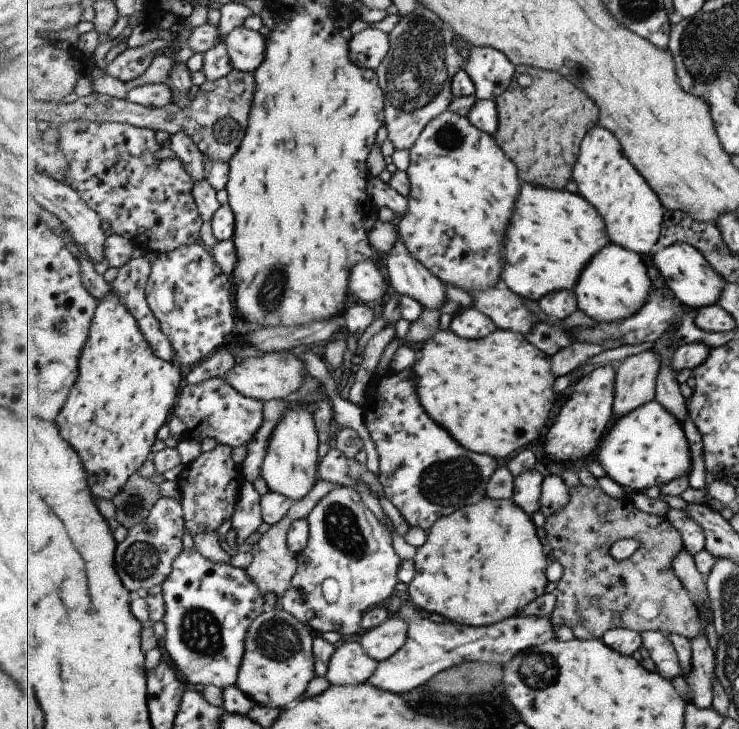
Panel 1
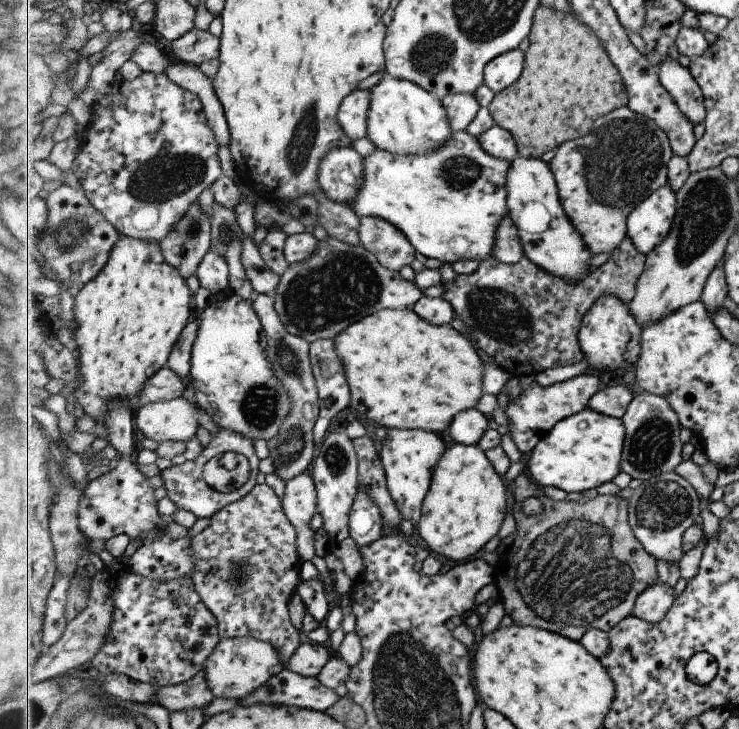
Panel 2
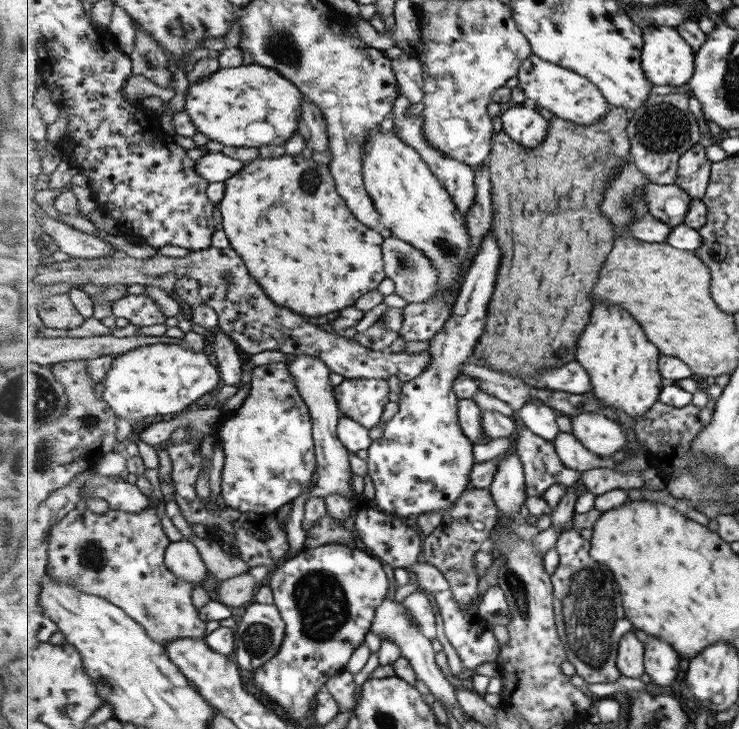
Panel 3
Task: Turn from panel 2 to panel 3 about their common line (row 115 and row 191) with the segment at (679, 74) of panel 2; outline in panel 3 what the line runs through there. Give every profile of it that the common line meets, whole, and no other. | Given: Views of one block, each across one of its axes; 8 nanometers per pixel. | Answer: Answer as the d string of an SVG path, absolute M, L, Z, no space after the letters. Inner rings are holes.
M705 141L695 144L680 158L677 184L689 192L693 199L702 200L712 176L712 164L705 154Z

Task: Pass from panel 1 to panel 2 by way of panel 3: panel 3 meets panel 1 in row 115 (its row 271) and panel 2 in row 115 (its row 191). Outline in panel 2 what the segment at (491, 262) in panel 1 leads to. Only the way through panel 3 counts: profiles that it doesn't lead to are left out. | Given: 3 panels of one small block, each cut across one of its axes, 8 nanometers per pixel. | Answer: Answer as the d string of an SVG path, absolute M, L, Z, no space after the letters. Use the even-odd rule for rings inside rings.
M386 74L381 83L371 88L367 138L376 148L403 156L427 156L443 148L453 132L443 102L422 86Z

